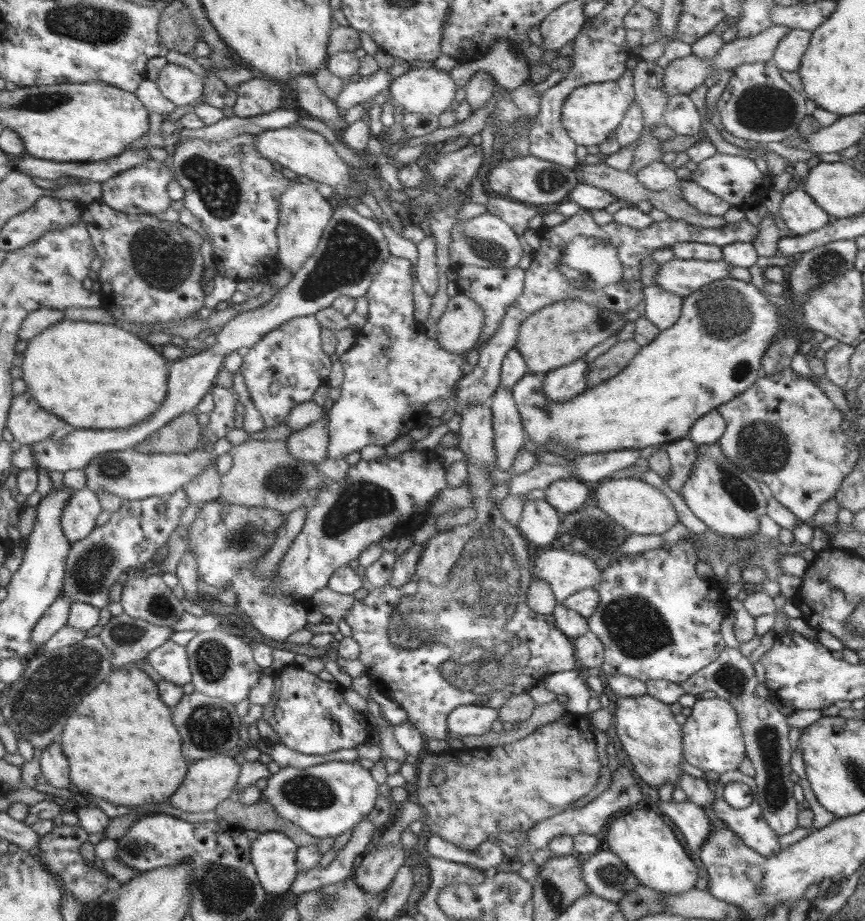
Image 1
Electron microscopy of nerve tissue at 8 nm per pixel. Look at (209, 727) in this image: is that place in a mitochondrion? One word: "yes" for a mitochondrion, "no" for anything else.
yes

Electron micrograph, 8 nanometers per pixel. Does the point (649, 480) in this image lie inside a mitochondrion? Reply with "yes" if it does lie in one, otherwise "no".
no

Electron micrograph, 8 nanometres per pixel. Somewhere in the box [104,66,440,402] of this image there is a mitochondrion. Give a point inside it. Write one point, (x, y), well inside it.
(349, 254)

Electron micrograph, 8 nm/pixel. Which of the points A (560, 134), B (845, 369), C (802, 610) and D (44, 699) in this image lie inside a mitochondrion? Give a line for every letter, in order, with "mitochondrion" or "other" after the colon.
A: other
B: other
C: other
D: mitochondrion

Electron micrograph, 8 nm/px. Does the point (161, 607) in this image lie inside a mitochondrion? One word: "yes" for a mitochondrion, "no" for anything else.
yes

